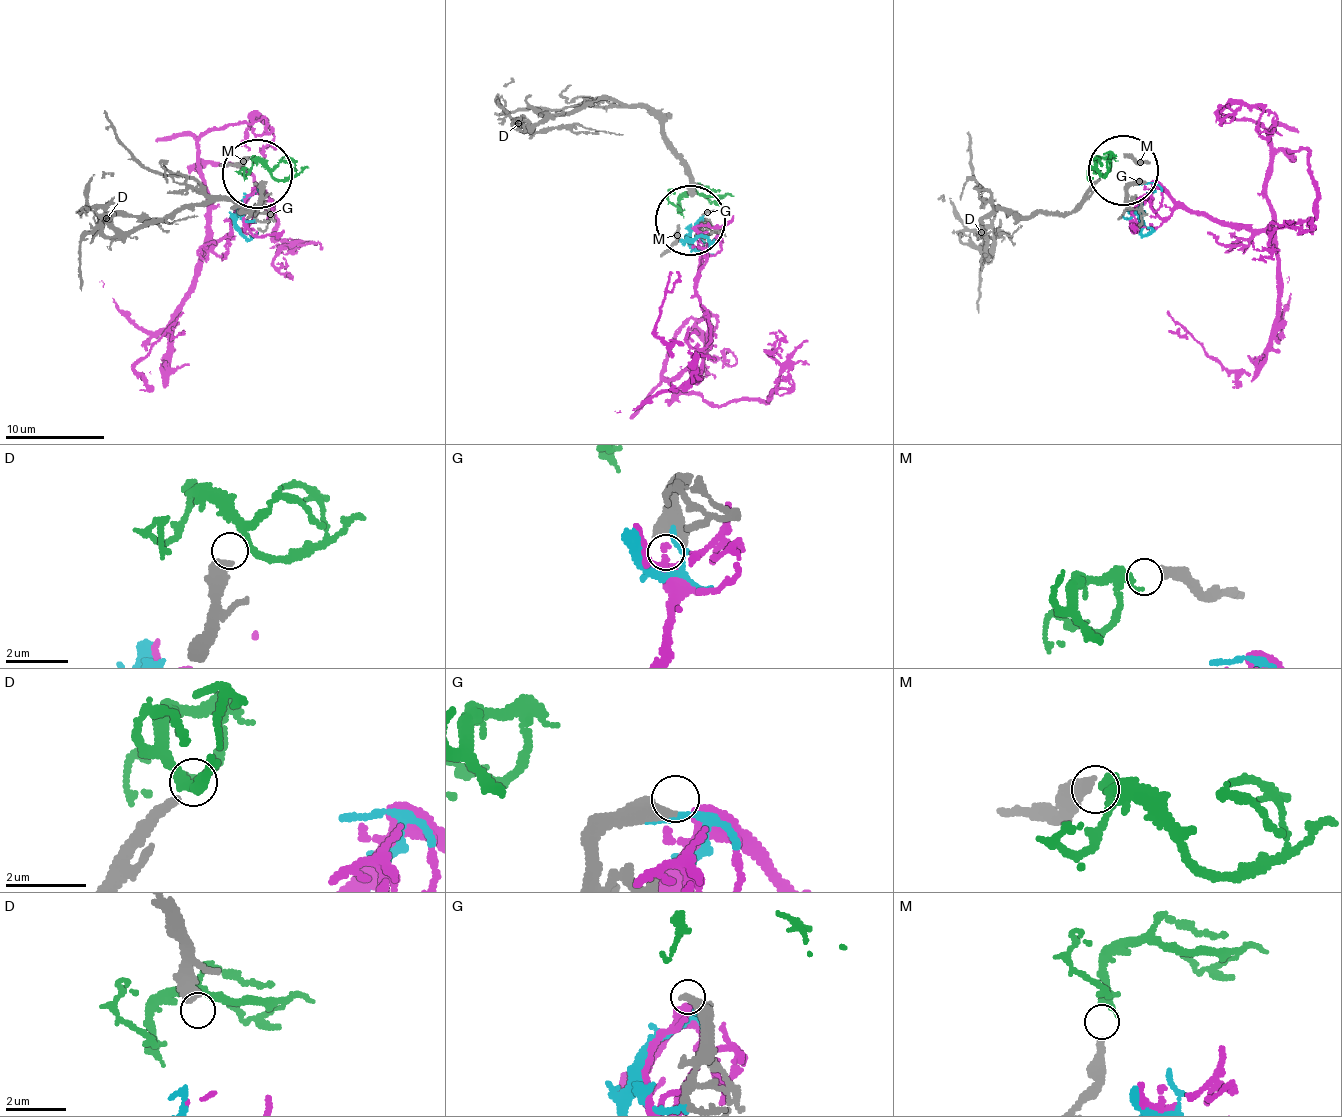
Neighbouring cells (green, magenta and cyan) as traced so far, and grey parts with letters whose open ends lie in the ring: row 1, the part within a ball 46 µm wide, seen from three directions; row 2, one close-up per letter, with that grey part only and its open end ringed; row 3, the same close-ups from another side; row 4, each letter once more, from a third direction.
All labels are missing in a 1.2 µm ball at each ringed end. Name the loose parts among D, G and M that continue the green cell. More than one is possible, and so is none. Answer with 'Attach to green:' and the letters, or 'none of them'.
Attach to green: M

